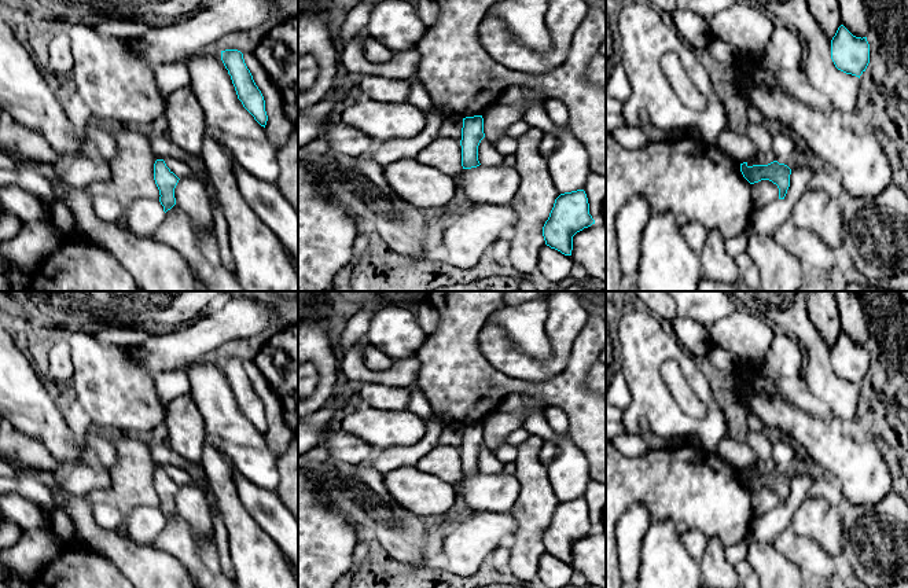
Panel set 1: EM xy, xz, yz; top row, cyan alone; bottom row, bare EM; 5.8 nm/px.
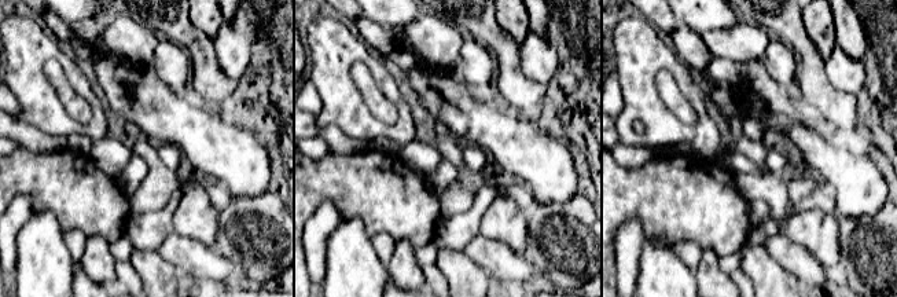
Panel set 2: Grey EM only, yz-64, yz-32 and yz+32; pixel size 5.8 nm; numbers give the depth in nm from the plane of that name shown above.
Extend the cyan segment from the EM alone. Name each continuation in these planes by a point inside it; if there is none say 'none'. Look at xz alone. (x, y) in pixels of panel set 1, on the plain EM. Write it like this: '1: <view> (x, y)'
none

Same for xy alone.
none

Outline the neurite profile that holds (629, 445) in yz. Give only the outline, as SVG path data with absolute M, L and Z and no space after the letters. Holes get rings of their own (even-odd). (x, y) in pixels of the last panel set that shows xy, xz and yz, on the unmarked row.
M625 431L610 442L626 457L637 457L651 449L640 436L628 434Z

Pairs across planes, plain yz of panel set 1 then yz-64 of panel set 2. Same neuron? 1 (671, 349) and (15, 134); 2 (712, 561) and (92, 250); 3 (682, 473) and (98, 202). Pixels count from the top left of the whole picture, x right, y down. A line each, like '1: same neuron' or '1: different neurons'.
1: different neurons
2: same neuron
3: same neuron

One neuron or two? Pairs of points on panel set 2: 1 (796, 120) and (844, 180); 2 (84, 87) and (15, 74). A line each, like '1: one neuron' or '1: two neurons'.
1: one neuron
2: one neuron

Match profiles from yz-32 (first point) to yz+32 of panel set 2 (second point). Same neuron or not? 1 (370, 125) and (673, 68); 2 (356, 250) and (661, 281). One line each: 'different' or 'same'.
1: same
2: same

